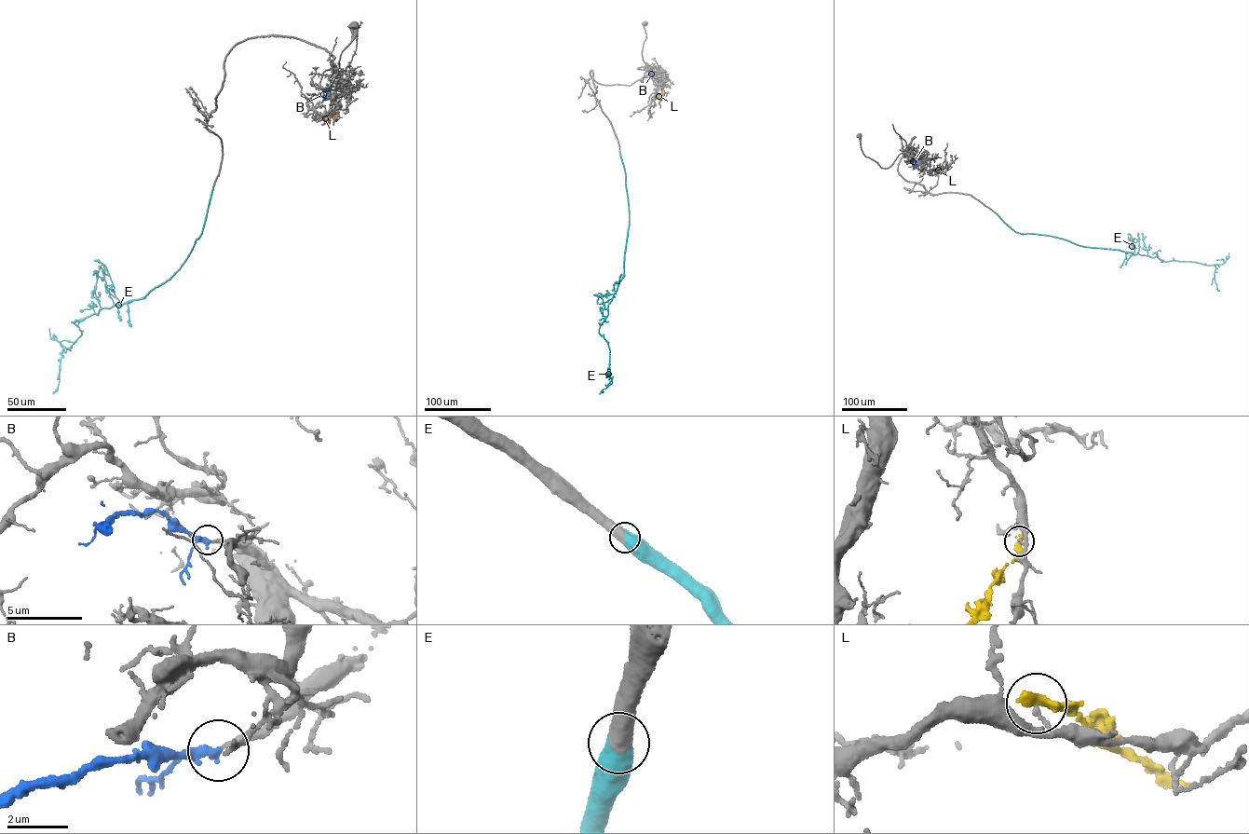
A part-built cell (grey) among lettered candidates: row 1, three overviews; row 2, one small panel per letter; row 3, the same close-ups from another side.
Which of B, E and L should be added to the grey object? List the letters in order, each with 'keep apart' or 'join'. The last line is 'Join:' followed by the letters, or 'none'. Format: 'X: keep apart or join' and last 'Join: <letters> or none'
B: join
E: join
L: keep apart
Join: B, E

